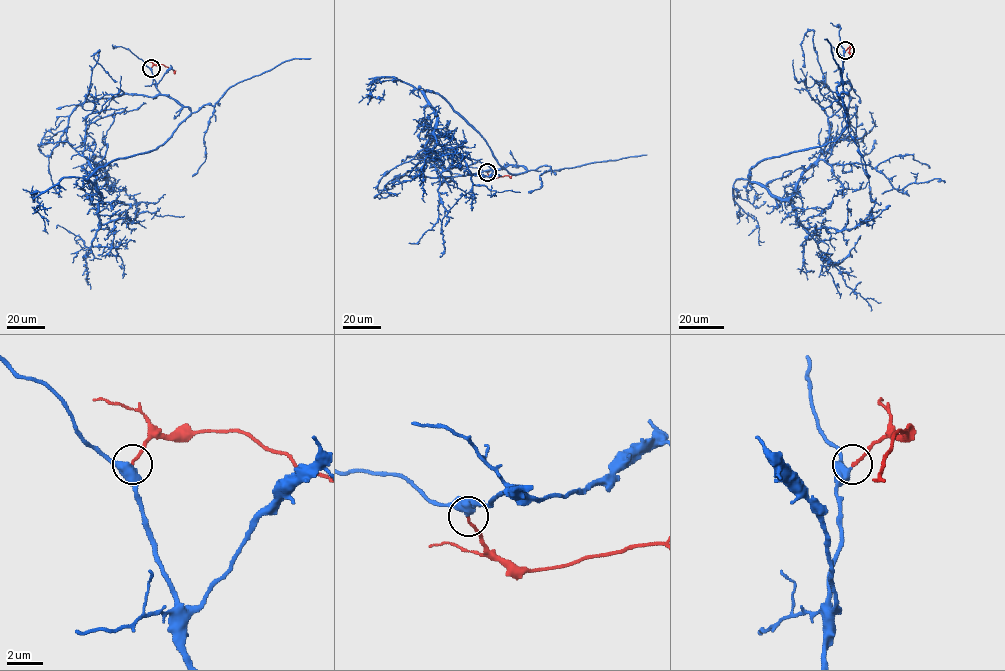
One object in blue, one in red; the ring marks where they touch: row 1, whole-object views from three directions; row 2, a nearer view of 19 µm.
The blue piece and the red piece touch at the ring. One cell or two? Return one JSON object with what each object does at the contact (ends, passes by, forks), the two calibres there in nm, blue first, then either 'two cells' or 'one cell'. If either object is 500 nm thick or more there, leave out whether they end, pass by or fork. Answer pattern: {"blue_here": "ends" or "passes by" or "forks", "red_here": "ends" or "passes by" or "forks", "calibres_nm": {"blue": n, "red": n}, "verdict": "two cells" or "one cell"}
{"blue_here": "forks", "red_here": "ends", "calibres_nm": {"blue": 360, "red": 160}, "verdict": "one cell"}

